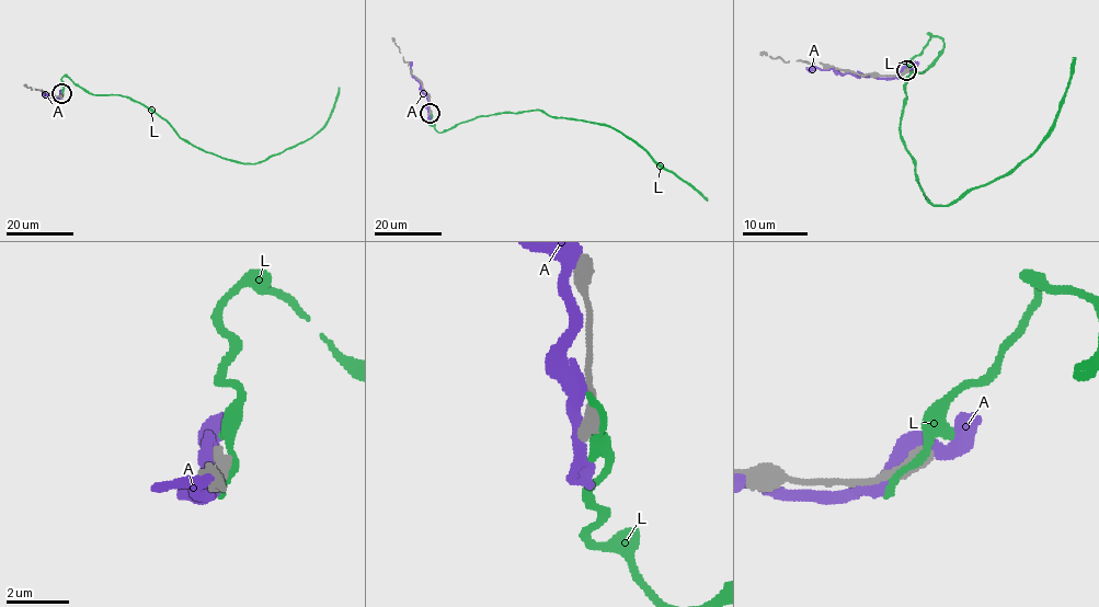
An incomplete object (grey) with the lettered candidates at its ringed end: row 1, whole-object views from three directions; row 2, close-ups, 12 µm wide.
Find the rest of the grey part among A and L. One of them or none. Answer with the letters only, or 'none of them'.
none of them

